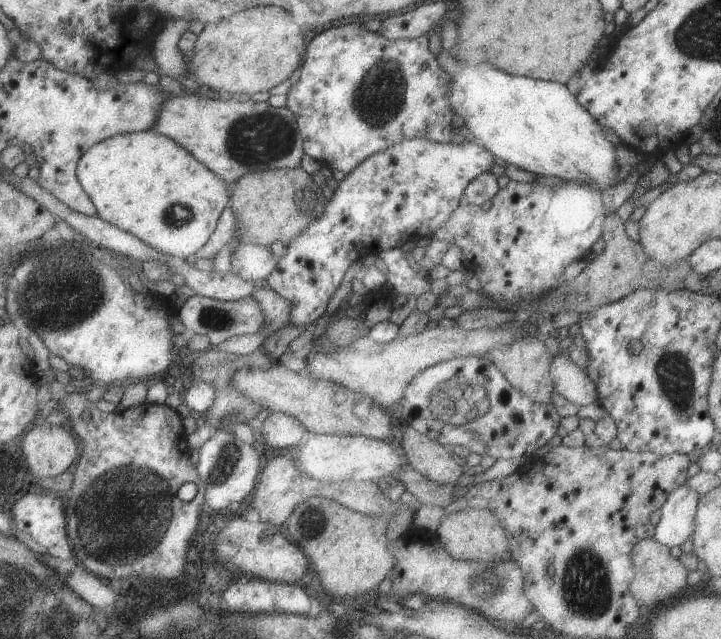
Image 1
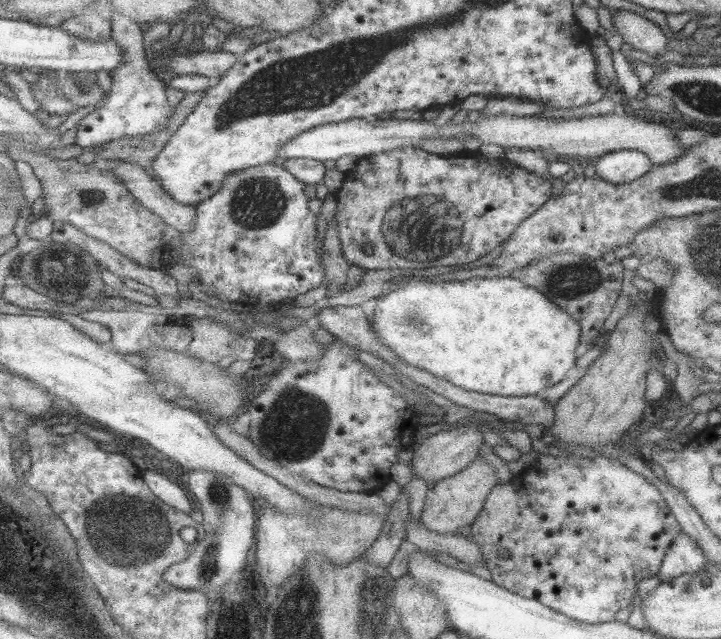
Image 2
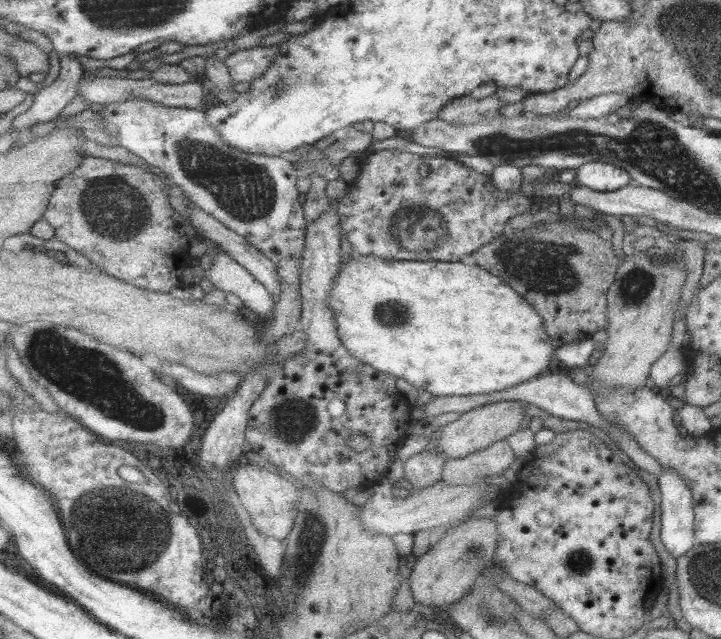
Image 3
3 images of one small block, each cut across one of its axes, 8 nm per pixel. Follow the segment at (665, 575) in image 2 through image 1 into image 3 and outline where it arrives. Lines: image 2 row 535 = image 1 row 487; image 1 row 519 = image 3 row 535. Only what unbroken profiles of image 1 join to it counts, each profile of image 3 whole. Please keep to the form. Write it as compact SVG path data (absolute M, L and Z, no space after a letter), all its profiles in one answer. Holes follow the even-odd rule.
M671 468L662 470L657 483L661 499L659 538L671 558L676 559L696 543L692 496L689 486Z

